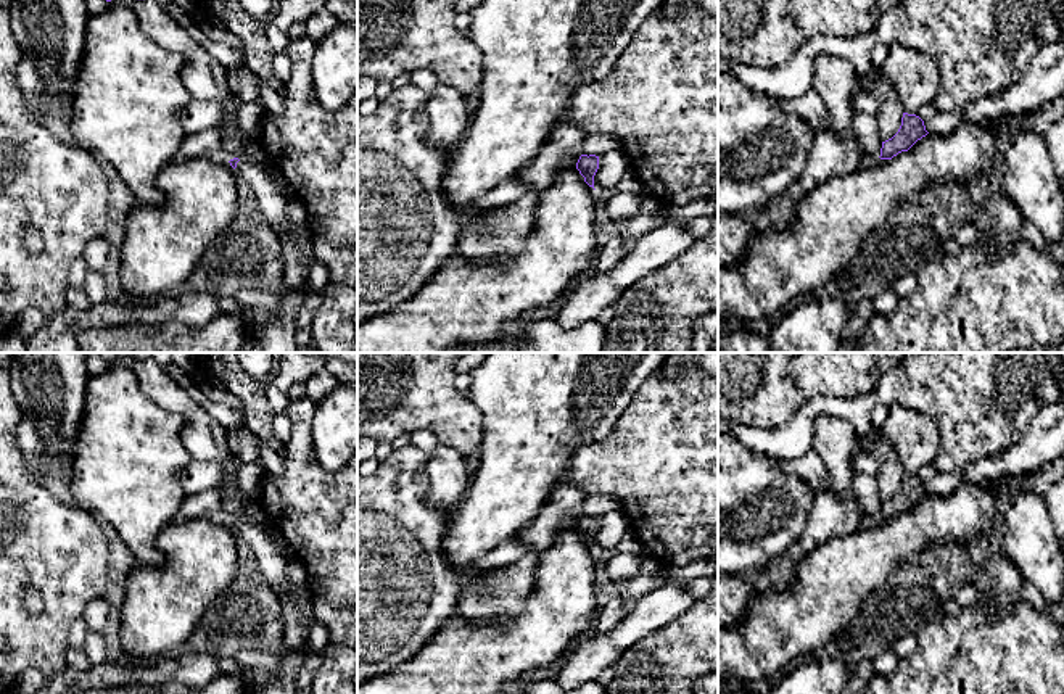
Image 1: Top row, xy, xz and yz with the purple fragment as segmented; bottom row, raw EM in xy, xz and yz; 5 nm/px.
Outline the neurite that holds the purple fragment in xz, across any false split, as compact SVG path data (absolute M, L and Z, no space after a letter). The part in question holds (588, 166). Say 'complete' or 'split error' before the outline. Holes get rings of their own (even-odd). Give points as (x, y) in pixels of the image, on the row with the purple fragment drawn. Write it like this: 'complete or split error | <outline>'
complete | M581 155L578 163L576 163L576 169L579 171L579 174L584 177L584 182L594 188L594 176L599 169L599 156L596 155Z

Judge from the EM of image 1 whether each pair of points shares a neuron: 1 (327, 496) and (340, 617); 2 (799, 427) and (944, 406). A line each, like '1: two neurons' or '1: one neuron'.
1: one neuron
2: one neuron

